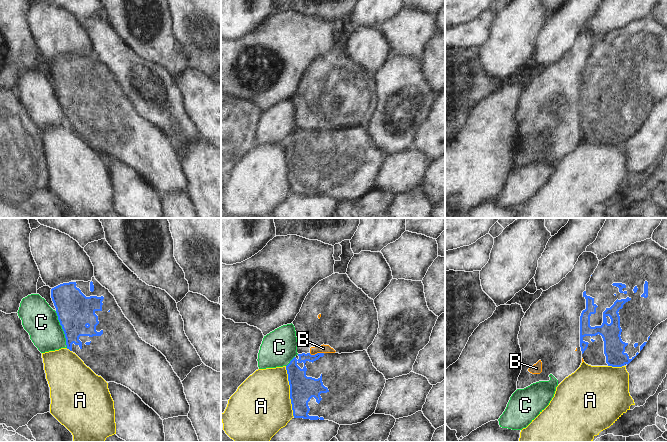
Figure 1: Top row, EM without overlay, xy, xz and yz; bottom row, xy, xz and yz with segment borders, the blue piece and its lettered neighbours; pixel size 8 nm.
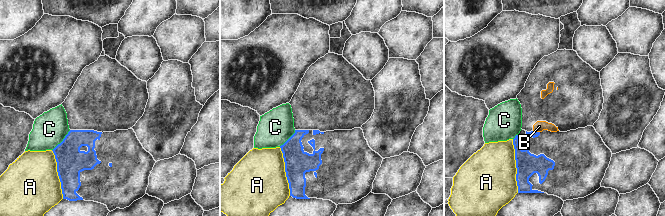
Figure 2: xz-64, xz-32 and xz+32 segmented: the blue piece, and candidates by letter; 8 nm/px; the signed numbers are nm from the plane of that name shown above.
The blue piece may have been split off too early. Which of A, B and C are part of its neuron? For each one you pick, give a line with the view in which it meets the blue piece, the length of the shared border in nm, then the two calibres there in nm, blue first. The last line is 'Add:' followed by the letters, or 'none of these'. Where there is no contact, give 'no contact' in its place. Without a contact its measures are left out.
Add: none of these

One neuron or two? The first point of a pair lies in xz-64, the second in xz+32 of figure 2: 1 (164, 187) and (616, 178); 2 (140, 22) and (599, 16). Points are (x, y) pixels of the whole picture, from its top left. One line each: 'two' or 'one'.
1: one
2: one

